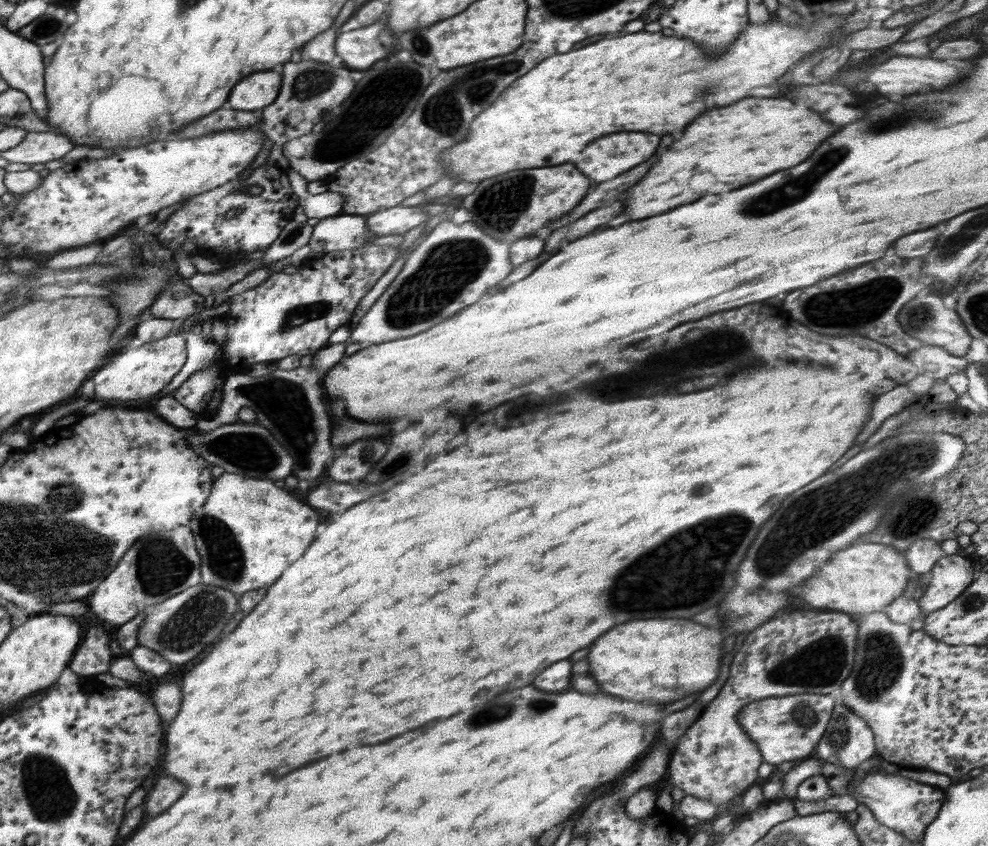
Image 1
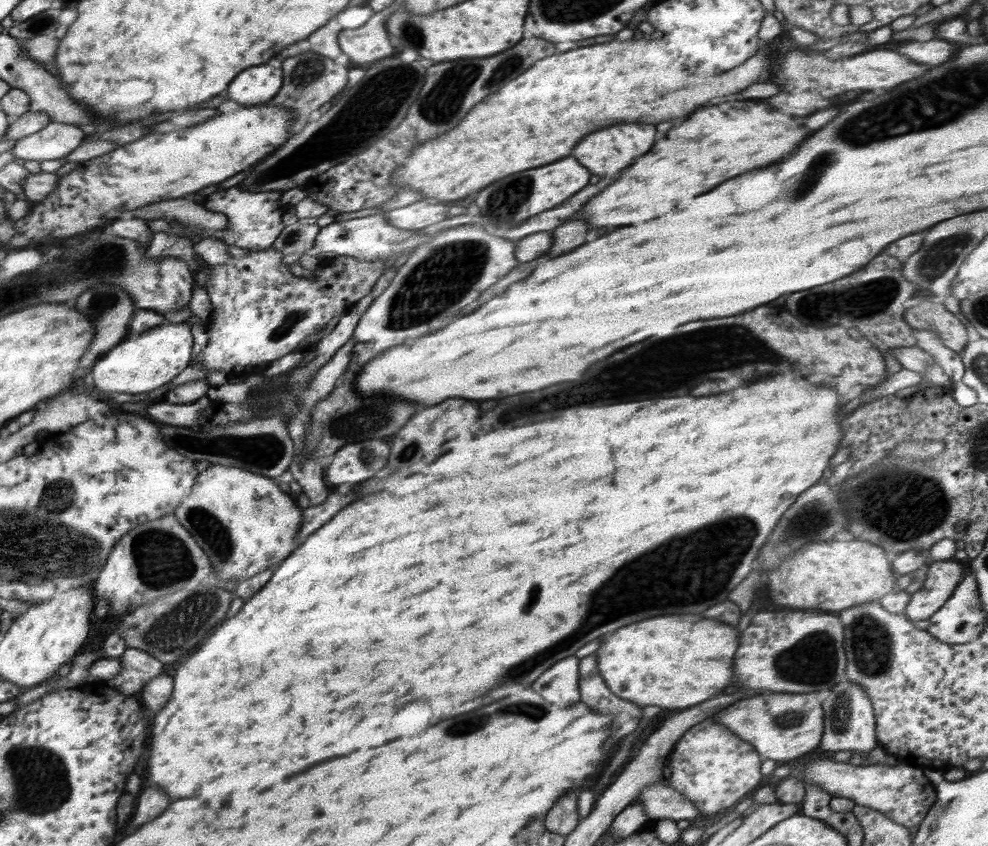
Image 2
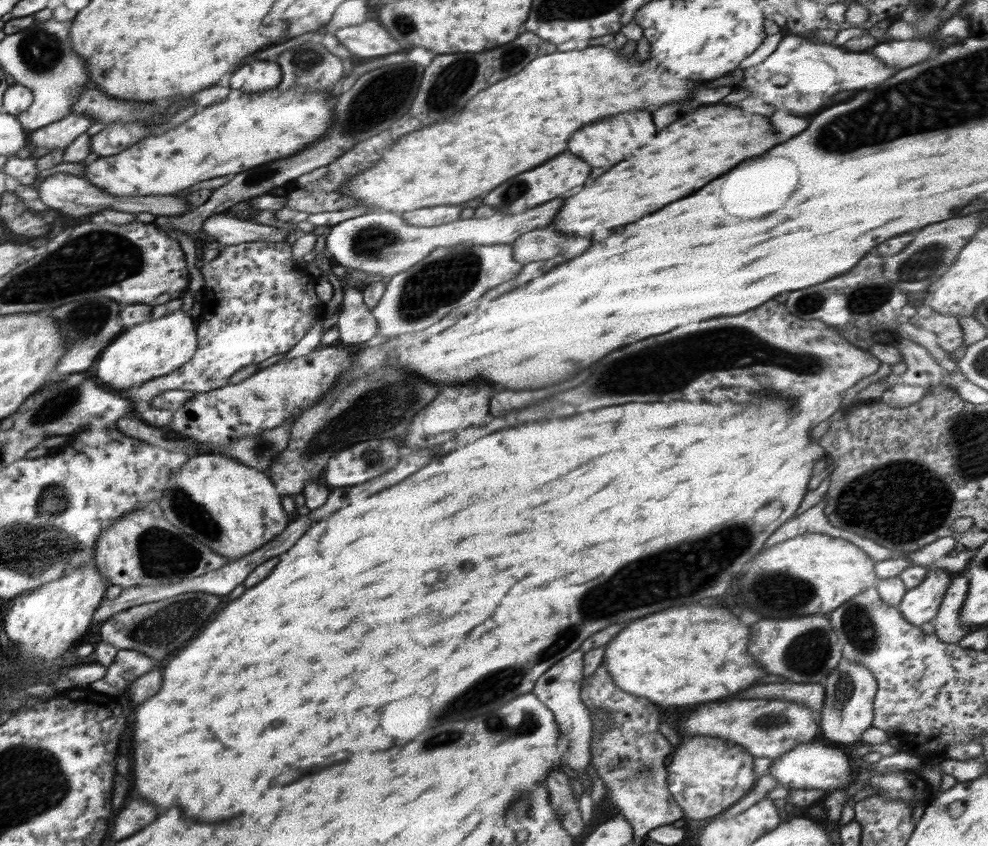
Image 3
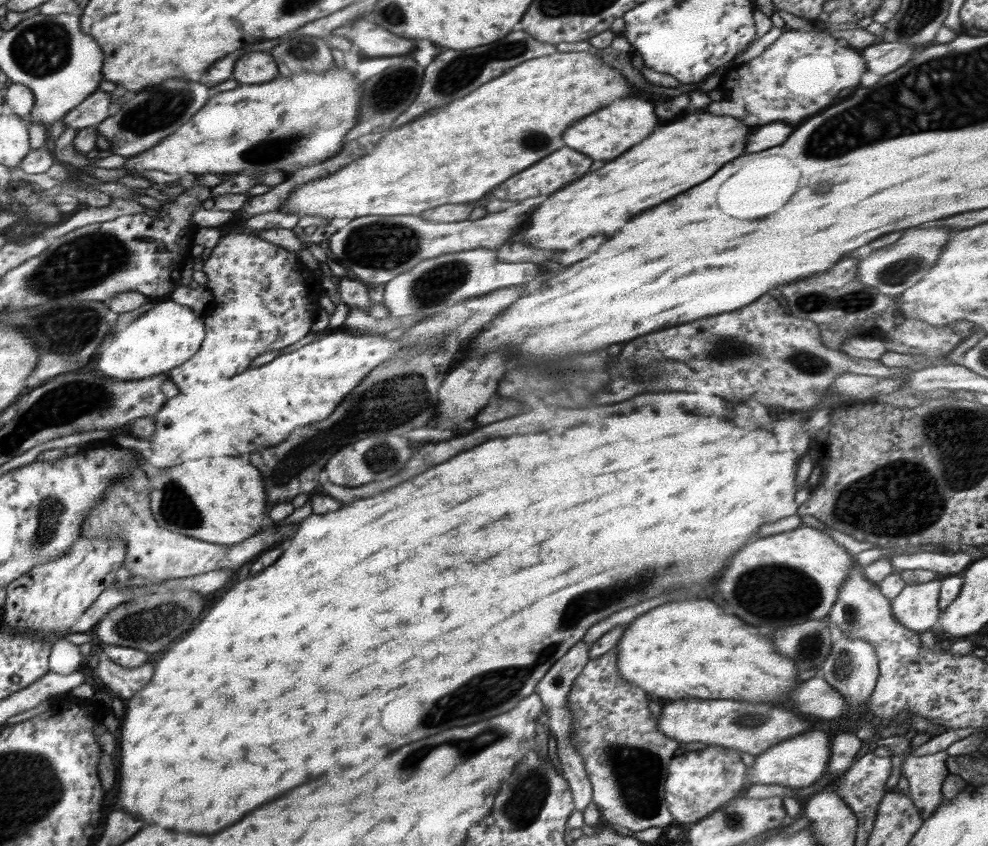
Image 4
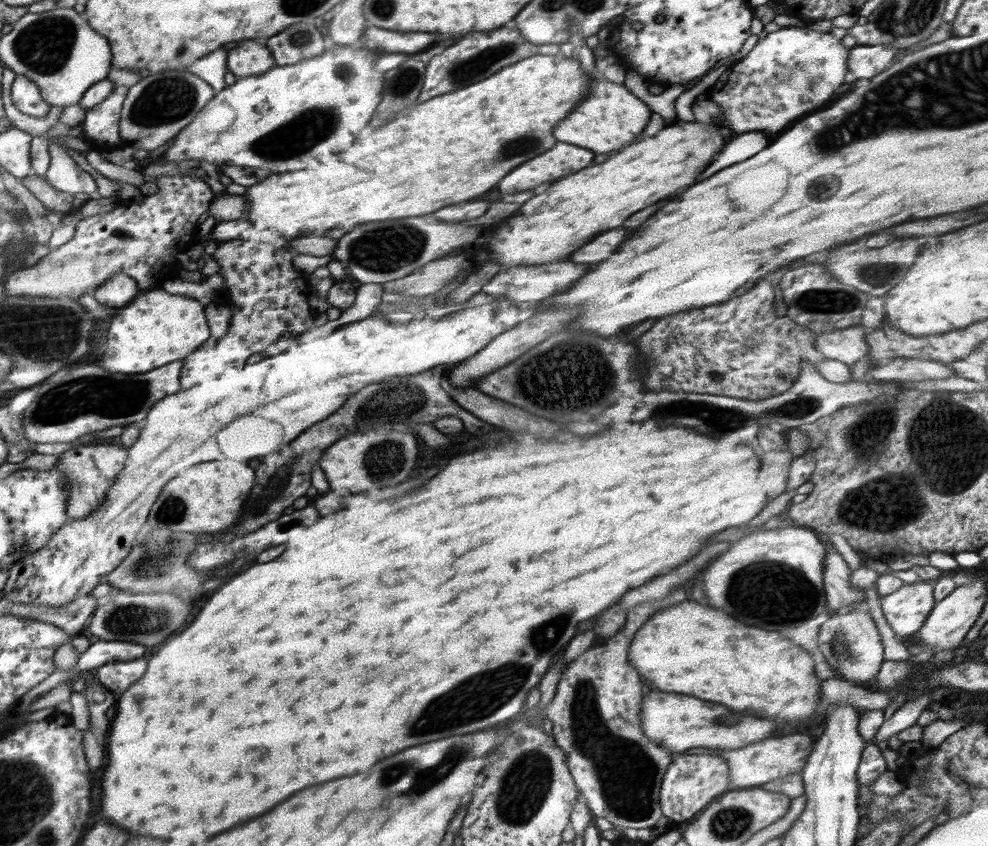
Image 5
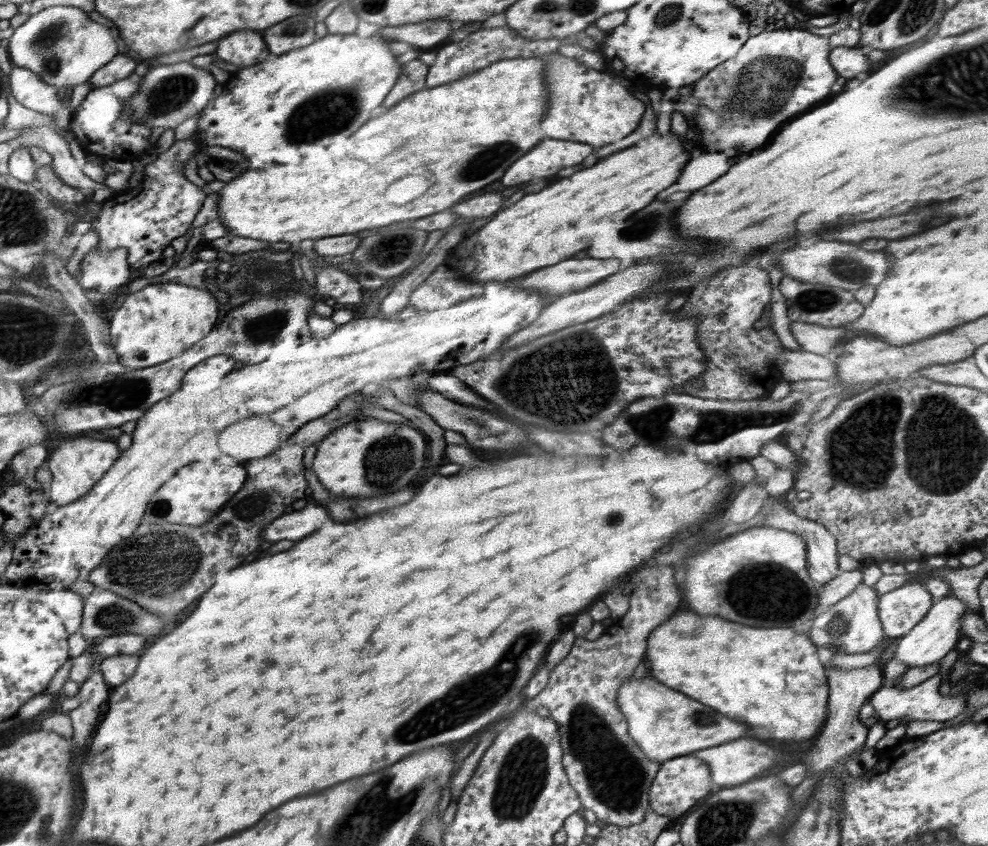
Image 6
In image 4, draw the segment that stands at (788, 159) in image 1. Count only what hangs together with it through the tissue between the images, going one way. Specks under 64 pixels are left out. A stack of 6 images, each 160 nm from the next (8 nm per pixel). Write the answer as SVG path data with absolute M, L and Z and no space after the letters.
M696 112L684 120L662 126L620 158L546 198L538 206L536 216L532 214L524 244L542 250L564 250L600 232L612 236L636 214L708 180L726 162L742 156L748 134L748 128L738 118L708 112Z

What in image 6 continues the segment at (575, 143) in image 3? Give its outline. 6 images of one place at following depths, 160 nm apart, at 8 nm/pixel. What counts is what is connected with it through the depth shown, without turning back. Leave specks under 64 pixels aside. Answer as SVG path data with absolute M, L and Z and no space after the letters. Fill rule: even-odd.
M556 55L548 61L546 82L550 90L550 110L542 120L542 130L550 138L586 142L592 146L606 146L626 138L640 124L646 106L618 86L610 74L578 63L572 57ZM620 98L620 104L618 104Z

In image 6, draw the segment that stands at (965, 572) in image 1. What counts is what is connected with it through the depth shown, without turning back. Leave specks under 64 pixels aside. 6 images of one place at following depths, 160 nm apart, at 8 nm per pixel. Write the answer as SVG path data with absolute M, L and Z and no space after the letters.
M906 583L879 595L878 614L886 637L903 637L914 628L933 605L930 591L920 583Z

